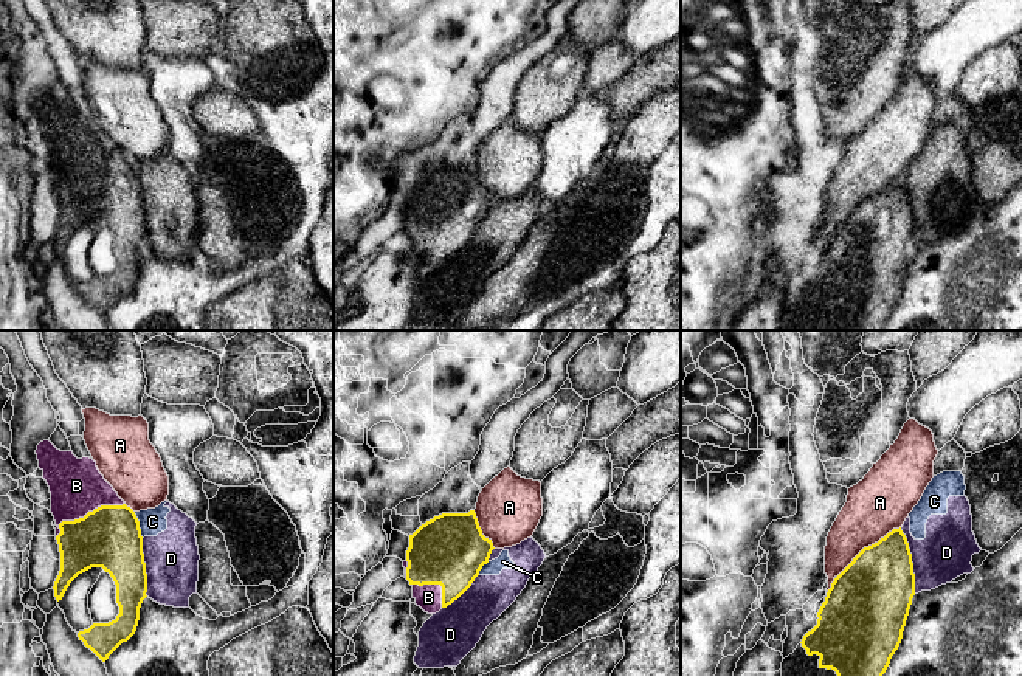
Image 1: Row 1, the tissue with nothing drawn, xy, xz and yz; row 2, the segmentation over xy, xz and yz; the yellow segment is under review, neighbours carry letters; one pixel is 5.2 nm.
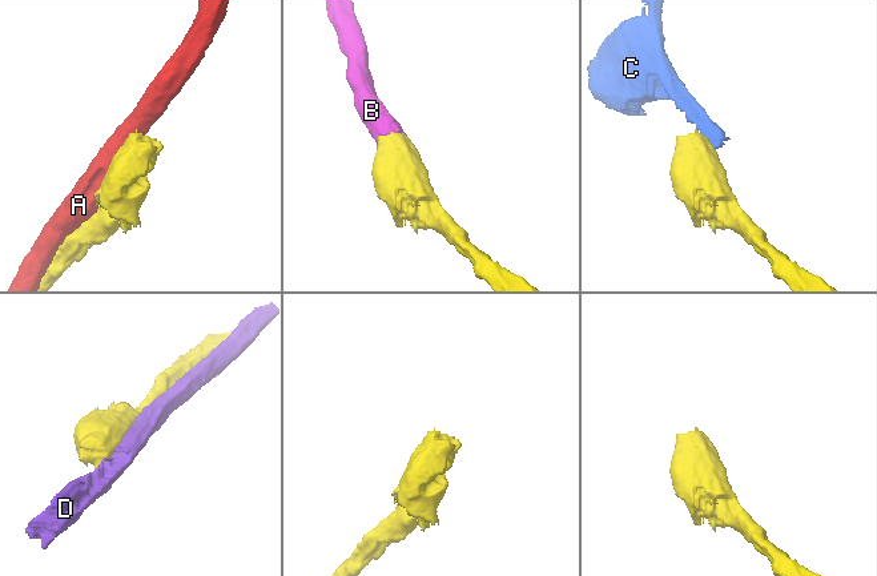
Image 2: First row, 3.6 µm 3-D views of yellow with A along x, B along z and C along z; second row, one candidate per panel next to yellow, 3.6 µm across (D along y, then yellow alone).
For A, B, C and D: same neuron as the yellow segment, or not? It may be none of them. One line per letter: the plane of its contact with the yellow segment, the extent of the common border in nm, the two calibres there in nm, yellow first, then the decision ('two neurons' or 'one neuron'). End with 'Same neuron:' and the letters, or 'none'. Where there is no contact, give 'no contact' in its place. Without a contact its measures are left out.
A: contact in yz; length 500 nm; calibres 420 and 300 nm; two neurons
B: contact in xy; length 400 nm; calibres 320 and 280 nm; one neuron
C: contact in xy; length 140 nm; calibres 320 and 140 nm; two neurons
D: contact in yz; length 360 nm; calibres 400 and 280 nm; two neurons
Same neuron: B

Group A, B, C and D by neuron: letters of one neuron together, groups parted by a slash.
A / B / C D

